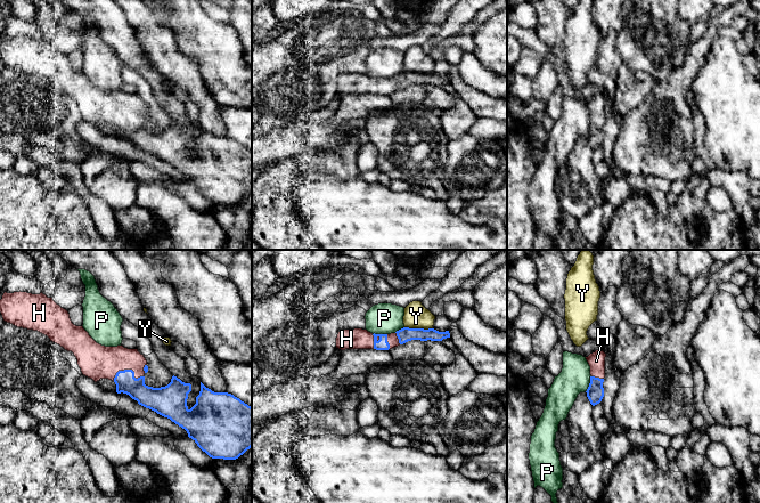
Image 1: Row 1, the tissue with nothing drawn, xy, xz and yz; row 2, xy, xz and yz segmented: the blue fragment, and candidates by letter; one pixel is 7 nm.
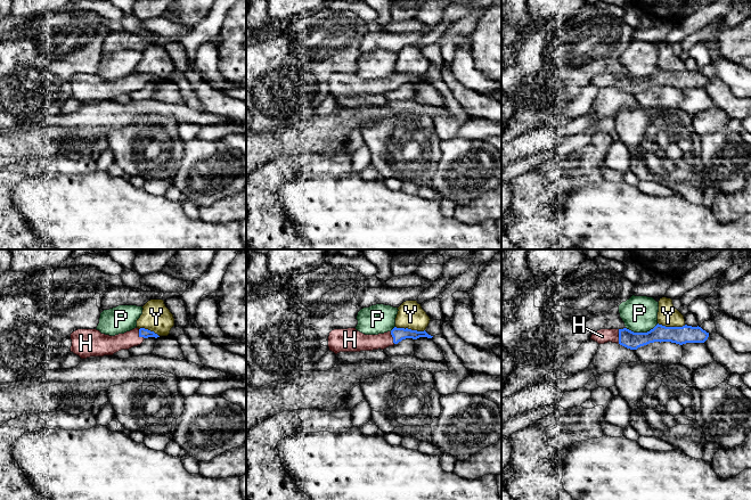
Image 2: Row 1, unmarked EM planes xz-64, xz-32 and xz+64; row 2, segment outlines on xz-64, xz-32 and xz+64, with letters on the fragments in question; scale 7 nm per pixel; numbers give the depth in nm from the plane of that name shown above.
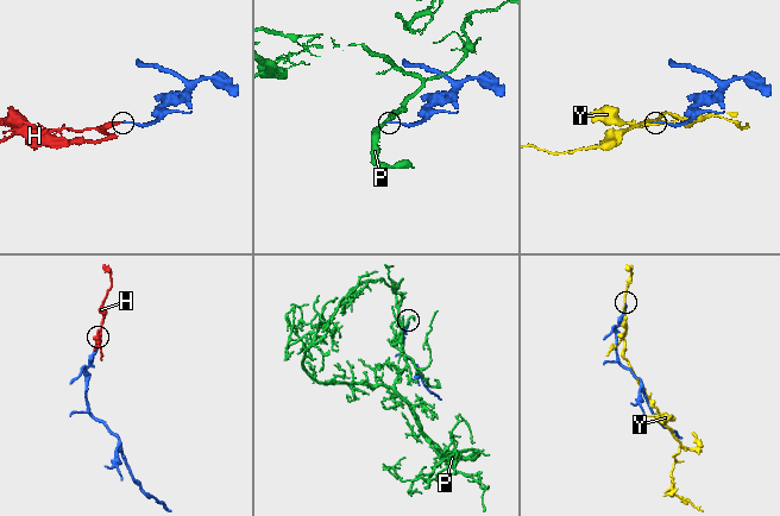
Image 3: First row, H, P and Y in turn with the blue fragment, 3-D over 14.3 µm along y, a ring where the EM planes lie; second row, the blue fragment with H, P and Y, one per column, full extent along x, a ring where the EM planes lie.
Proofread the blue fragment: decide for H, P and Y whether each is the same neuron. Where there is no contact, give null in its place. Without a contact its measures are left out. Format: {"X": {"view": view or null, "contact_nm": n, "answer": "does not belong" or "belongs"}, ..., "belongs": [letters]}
{"H": {"view": "xy", "contact_nm": 220, "answer": "belongs"}, "P": {"view": "yz", "contact_nm": 120, "answer": "does not belong"}, "Y": {"view": "xz", "contact_nm": 200, "answer": "does not belong"}, "belongs": ["H"]}

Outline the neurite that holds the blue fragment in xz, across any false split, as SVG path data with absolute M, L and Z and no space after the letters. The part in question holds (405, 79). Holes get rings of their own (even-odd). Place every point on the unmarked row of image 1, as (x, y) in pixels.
M403 72L391 79L373 79L367 74L342 74L336 82L336 92L345 94L376 94L389 95L411 84L442 86L450 82L449 75L439 76L434 73Z

